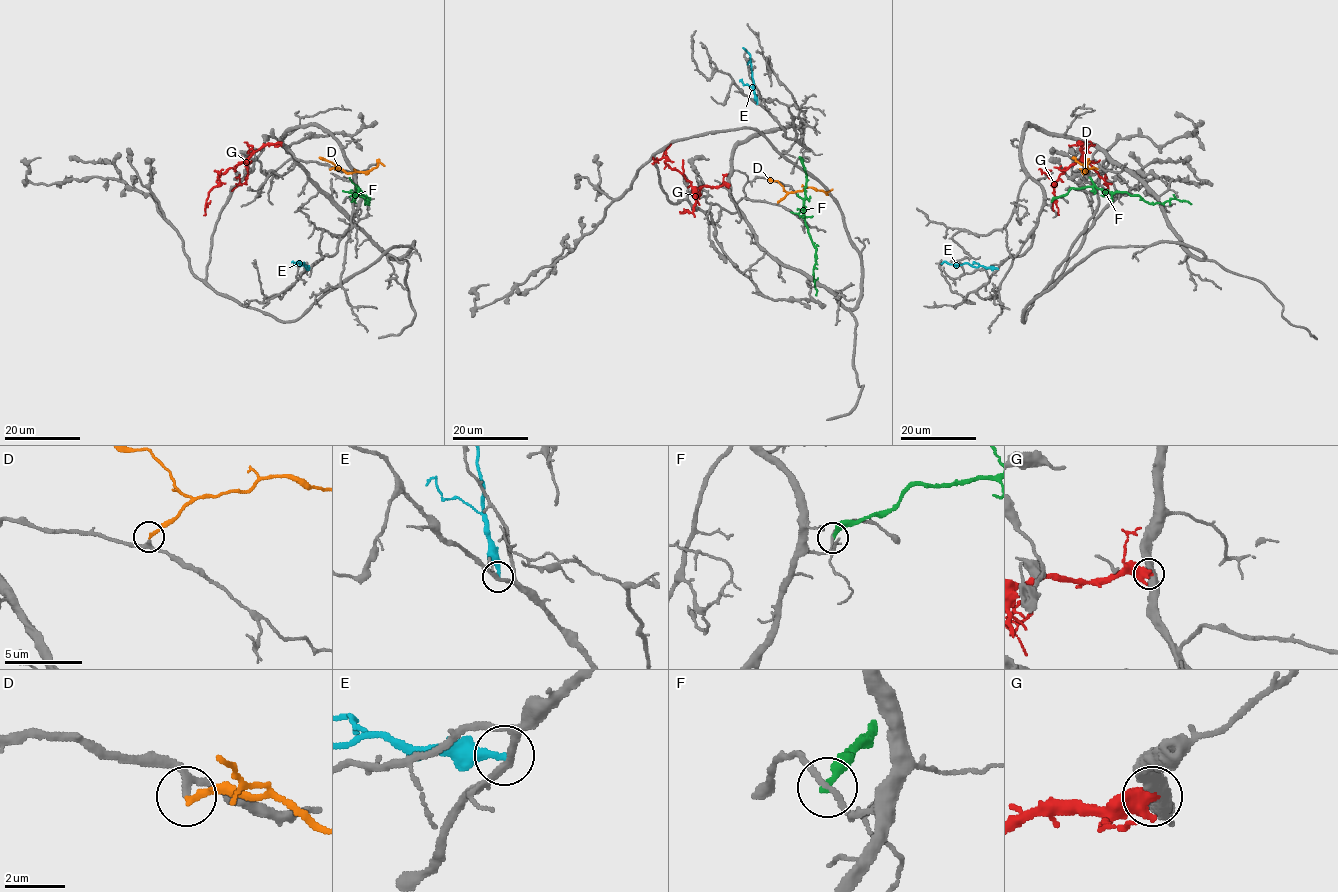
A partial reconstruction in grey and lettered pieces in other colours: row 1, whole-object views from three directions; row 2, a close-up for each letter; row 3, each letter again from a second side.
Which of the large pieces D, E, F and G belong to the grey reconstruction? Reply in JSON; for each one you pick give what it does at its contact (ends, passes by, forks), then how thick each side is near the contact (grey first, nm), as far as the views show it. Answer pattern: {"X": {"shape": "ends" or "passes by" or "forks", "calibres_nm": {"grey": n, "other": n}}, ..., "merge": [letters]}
{"D": {"shape": "ends", "calibres_nm": {"grey": 180, "other": 200}}, "merge": ["D"]}

